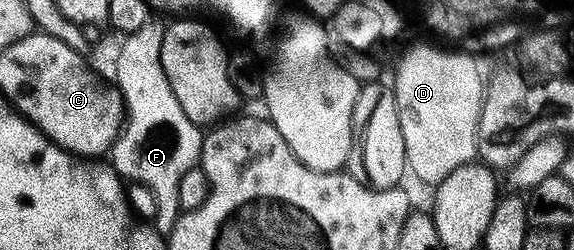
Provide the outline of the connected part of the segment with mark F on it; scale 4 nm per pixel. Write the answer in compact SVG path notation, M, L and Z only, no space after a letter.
M152 17L145 25L141 25L141 29L137 29L137 33L128 35L122 40L123 44L115 55L113 83L123 95L125 122L123 130L115 138L115 144L109 152L110 166L114 167L124 180L132 179L133 182L140 183L143 186L140 188L145 189L146 194L153 197L155 202L153 226L160 233L170 232L181 214L177 201L177 184L181 181L182 174L199 163L204 137L200 124L185 117L185 109L181 109L177 96L173 93L173 85L169 85L169 77L165 77L165 69L161 65L161 41L164 34L165 28L158 23L158 18Z

